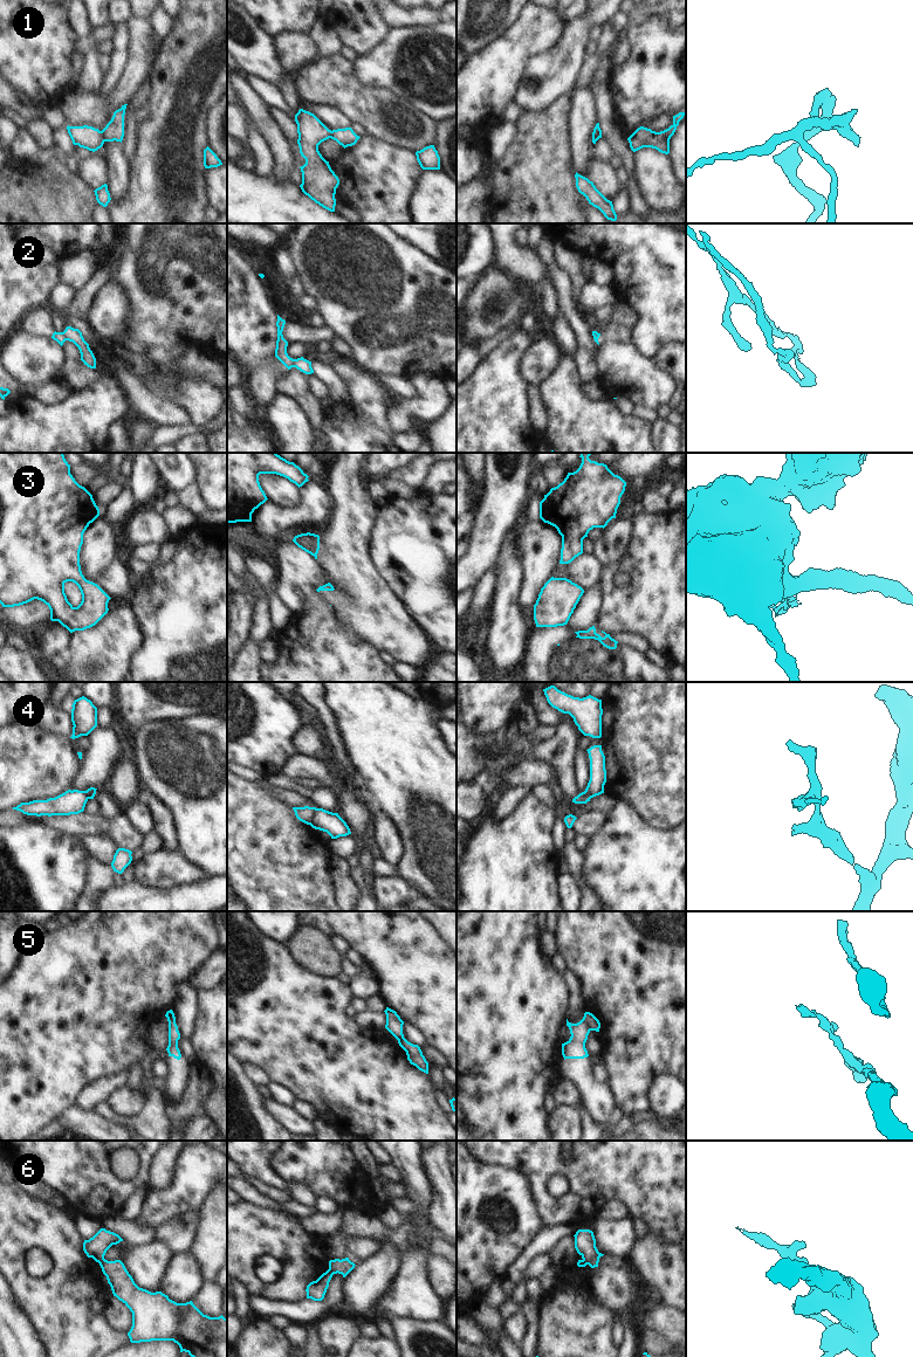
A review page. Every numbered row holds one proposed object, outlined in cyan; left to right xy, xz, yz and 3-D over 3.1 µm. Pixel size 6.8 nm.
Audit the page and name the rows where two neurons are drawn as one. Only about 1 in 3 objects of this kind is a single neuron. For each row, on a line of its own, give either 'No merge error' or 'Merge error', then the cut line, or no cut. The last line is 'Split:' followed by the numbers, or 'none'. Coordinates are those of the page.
1: Merge error. Split along xy (101, 131), (104, 140)
2: Merge error. Split along xy (62, 332), (66, 339)
3: Merge error. Split along xz (317, 550), (313, 555)
4: Merge error. Split along xz (316, 808), (309, 824)
5: Merge error. Split along yz (583, 1018), (590, 1030)
6: Merge error. Split along xy (103, 1258), (100, 1263)
Split: 1, 2, 3, 4, 5, 6.

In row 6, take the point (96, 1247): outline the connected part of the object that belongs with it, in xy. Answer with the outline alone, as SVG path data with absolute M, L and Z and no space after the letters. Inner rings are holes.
M101 1228L92 1238L84 1240L83 1251L88 1258L92 1258L96 1262L101 1263L107 1251L121 1241L123 1239L118 1234Z

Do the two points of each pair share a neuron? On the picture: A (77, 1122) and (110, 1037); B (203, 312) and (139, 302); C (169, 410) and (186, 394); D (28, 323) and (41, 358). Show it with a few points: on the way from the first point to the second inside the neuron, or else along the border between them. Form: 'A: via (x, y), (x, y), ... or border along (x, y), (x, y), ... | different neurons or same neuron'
A: border along (74, 1103), (52, 1121) | different neurons
B: via (187, 307), (173, 307), (169, 302), (155, 302) | same neuron
C: border along (162, 397), (178, 406), (185, 413), (189, 422) | different neurons
D: border along (18, 328), (39, 337), (50, 338) | different neurons

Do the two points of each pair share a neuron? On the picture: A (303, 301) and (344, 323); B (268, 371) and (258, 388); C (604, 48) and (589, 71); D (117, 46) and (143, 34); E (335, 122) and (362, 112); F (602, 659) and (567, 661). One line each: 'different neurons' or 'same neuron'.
A: different neurons
B: same neuron
C: different neurons
D: different neurons
E: different neurons
F: same neuron

